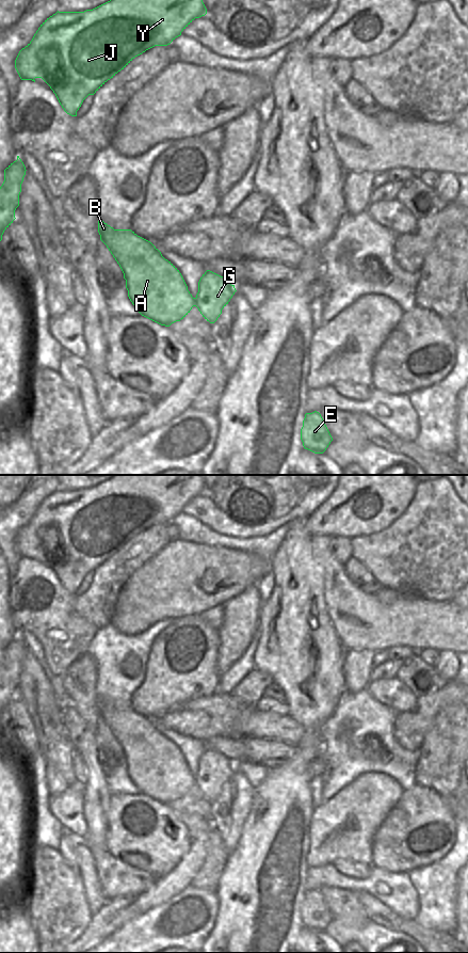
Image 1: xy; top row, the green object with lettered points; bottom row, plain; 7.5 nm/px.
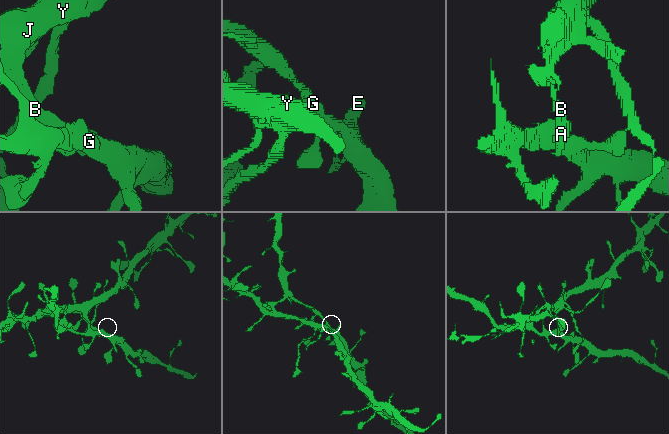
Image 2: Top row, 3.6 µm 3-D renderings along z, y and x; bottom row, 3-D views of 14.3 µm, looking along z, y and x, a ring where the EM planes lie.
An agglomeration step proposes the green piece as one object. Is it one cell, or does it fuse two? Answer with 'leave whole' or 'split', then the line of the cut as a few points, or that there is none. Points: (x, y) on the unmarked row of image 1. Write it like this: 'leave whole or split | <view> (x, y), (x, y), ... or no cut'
split | xy (195, 776), (196, 783)

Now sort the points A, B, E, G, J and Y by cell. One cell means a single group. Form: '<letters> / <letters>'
A B J Y / E G

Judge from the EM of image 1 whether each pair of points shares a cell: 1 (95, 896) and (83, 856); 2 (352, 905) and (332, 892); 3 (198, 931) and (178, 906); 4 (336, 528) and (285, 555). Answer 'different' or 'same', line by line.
1: same
2: same
3: same
4: different

